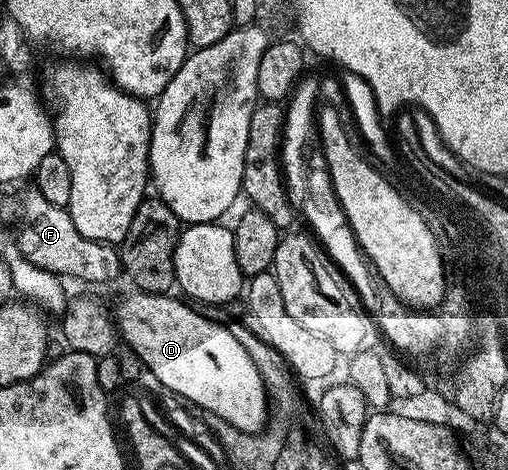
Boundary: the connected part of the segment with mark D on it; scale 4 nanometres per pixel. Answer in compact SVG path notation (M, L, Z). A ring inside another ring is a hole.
M138 290L132 293L132 296L127 296L120 302L119 309L114 309L113 319L122 343L132 348L140 361L154 374L156 381L162 383L168 393L175 393L184 401L196 404L197 407L203 408L204 413L212 412L237 430L250 433L263 432L268 427L269 421L266 388L262 384L257 366L253 364L244 347L233 338L228 325L223 322L218 324L217 321L194 312L190 308L192 307L190 303L182 299L174 300L174 295Z

